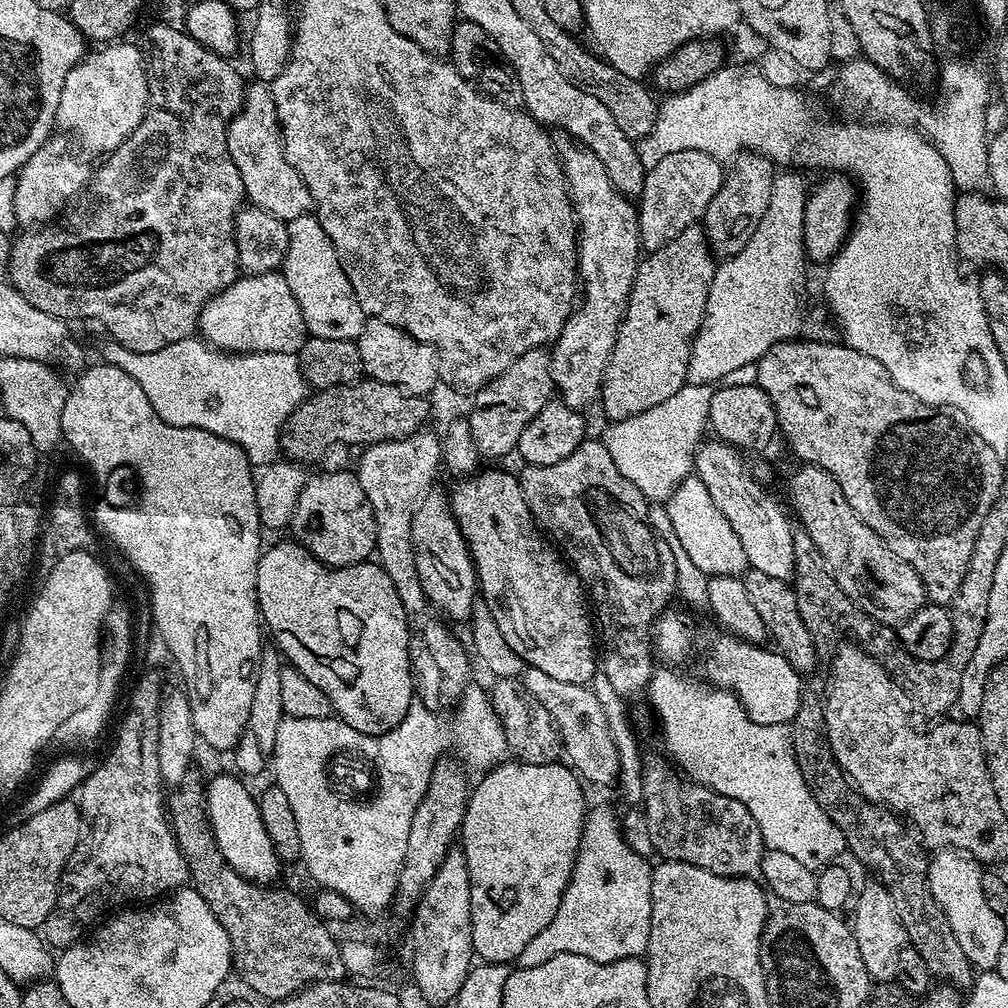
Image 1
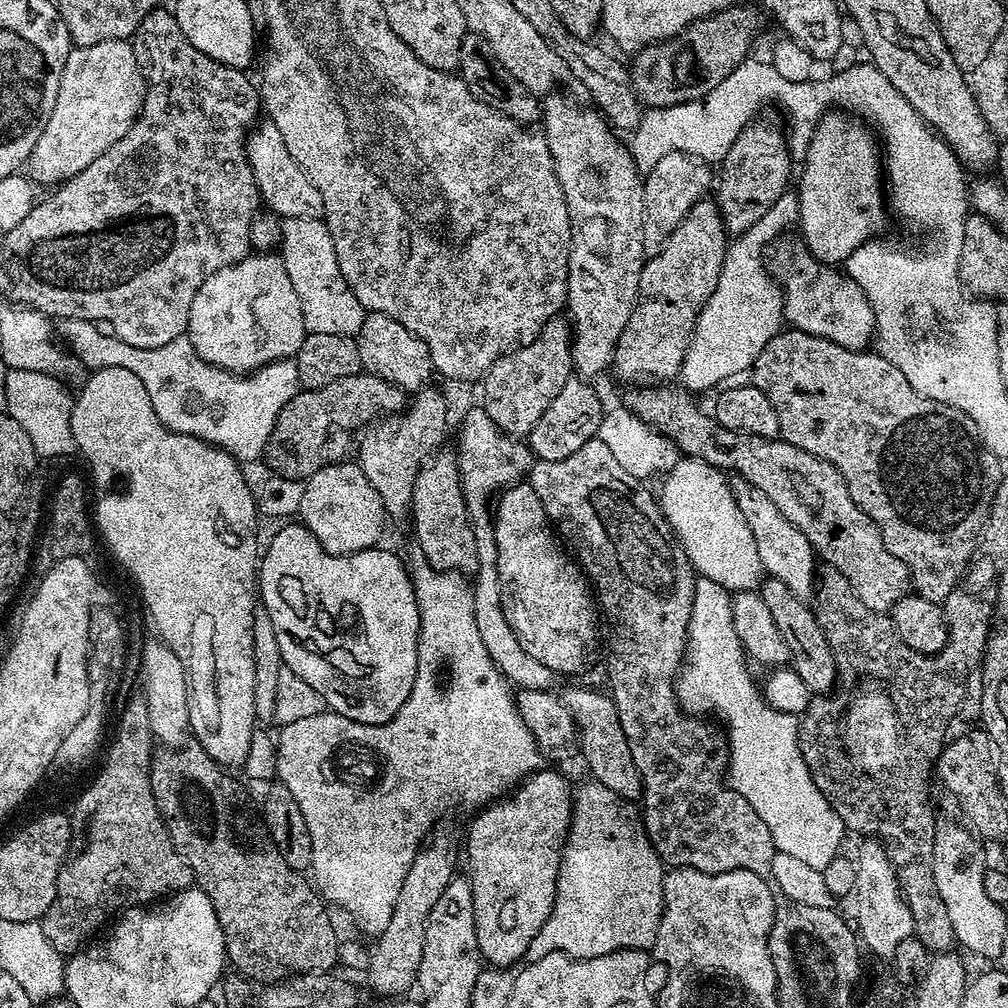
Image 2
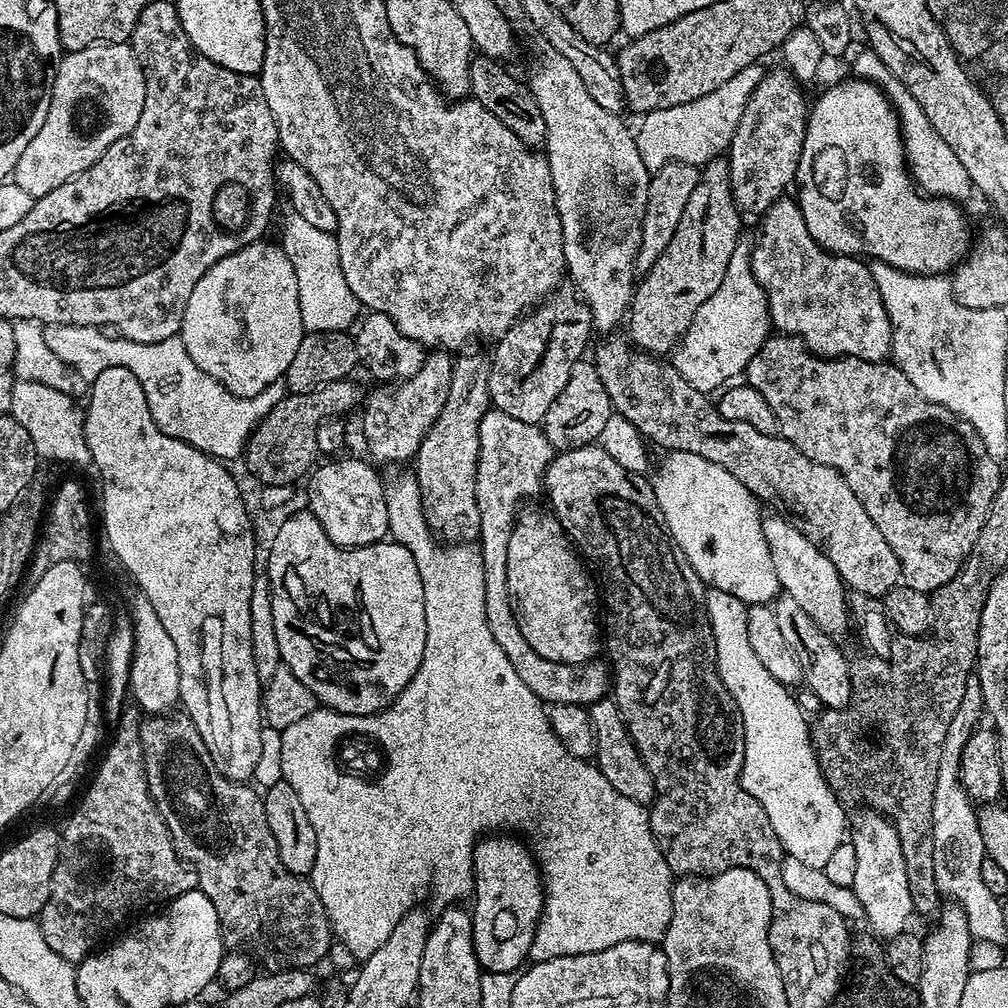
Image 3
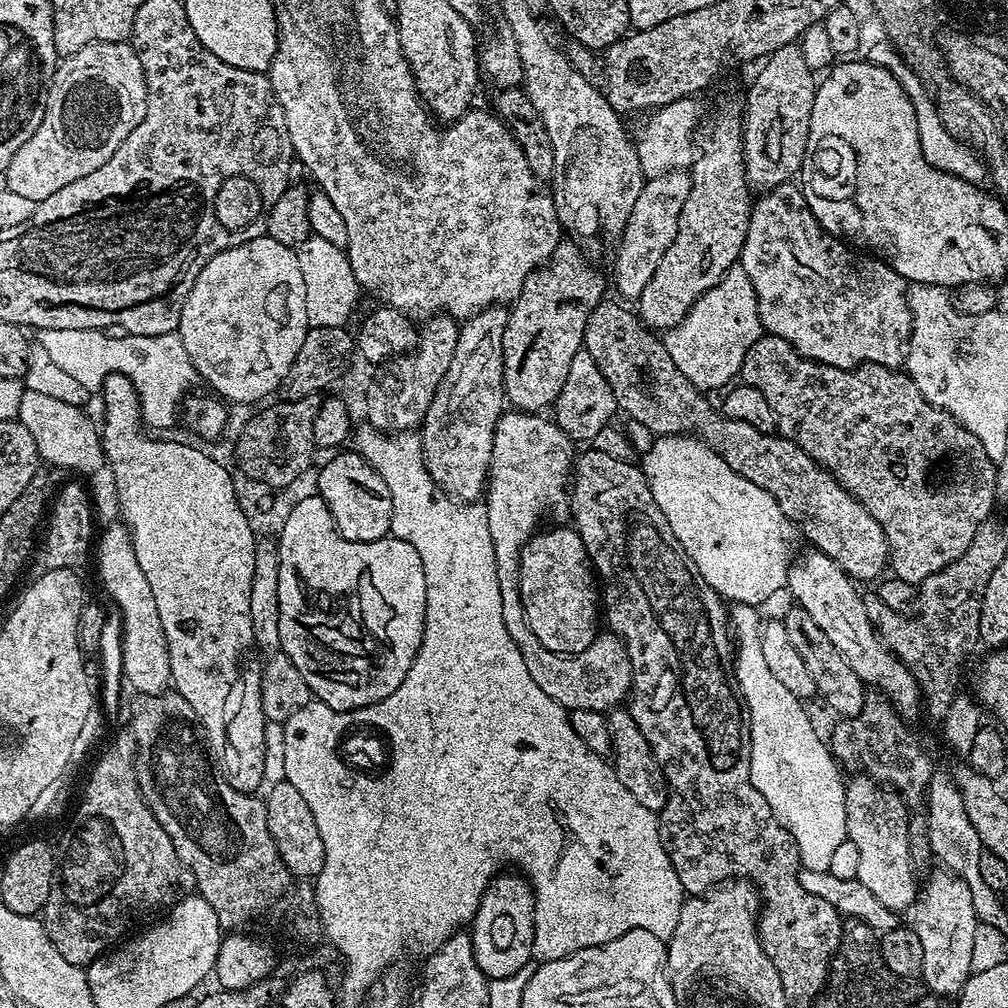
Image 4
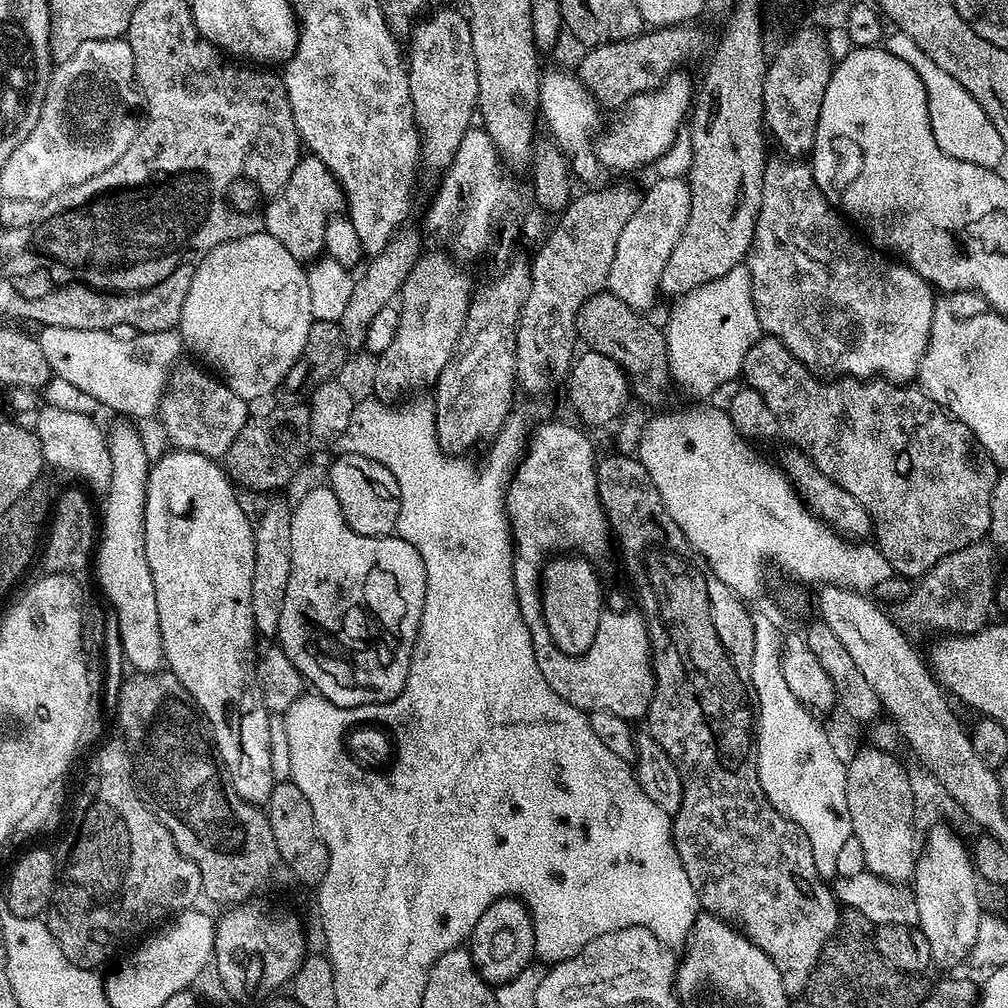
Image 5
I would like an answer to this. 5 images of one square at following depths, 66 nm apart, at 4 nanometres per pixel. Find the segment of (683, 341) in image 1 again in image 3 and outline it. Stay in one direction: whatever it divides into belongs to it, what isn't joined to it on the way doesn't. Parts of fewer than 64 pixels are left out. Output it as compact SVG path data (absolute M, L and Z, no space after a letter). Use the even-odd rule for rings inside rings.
M727 159L709 160L703 165L698 186L678 218L678 230L670 238L670 246L662 250L658 262L635 285L632 306L626 325L632 331L630 340L641 352L668 354L680 343L698 306L722 286L730 266L730 254L741 240L740 219L742 213L732 199L732 183Z

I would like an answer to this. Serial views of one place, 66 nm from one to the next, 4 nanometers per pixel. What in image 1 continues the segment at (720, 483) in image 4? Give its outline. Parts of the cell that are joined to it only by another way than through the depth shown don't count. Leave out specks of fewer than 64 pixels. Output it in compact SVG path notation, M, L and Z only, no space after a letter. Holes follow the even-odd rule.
M691 474L674 490L673 494L666 501L668 508L668 520L672 523L672 532L675 539L690 554L690 562L698 566L710 578L713 576L734 576L749 571L750 565L746 556L746 550L742 548L742 542L738 534L734 534L734 526L726 520L726 514L718 508L714 498L710 496L710 490Z

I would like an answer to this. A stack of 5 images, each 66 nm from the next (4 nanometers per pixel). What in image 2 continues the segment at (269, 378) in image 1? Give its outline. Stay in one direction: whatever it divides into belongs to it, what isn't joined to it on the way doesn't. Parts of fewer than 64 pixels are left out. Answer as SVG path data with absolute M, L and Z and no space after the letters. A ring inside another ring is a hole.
M78 318L56 320L54 332L63 347L73 352L89 370L122 366L122 370L135 374L142 386L146 386L146 394L150 394L154 414L170 430L224 448L244 466L263 457L282 406L301 391L295 359L275 360L257 372L237 374L198 358L187 335L166 342L166 346L139 348L122 342L91 320Z

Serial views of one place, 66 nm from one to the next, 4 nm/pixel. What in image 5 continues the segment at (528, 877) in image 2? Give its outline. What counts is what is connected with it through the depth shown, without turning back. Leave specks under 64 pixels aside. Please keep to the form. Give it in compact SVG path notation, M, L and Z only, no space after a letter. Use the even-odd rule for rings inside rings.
M503 896L496 900L482 914L478 926L470 937L472 960L476 964L478 974L493 986L499 986L518 978L522 970L533 963L536 951L536 935L532 929L532 916L528 905L515 896Z

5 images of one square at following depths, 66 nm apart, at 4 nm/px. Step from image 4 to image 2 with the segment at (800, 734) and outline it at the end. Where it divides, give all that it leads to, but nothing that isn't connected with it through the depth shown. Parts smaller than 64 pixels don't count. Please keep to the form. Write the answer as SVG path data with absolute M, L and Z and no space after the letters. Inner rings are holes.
M697 575L692 614L688 623L686 667L679 673L674 684L676 698L681 709L688 714L708 712L711 708L716 708L717 714L728 723L726 739L730 759L726 769L727 783L731 784L735 792L742 794L742 798L746 798L746 802L754 806L758 818L766 822L766 830L770 830L770 838L777 852L791 854L792 857L807 862L809 866L823 870L834 857L841 855L840 843L846 837L844 823L842 818L838 818L830 802L826 802L818 786L814 786L810 770L806 770L806 762L798 746L797 717L790 712L779 712L768 705L758 684L752 681L748 666L750 667L750 660L745 655L743 644L734 628L731 593L718 586L718 582L710 582L710 578Z

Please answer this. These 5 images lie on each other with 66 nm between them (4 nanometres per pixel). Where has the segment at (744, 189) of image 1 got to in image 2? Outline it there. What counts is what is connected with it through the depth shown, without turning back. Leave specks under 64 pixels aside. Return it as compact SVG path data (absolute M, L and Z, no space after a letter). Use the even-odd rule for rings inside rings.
M753 122L747 124L734 138L734 146L726 154L726 158L718 168L718 187L714 199L720 208L720 216L724 219L724 229L733 237L741 236L784 192L789 191L788 179L793 179L793 153L789 151L788 142L783 131L780 132L772 124Z

